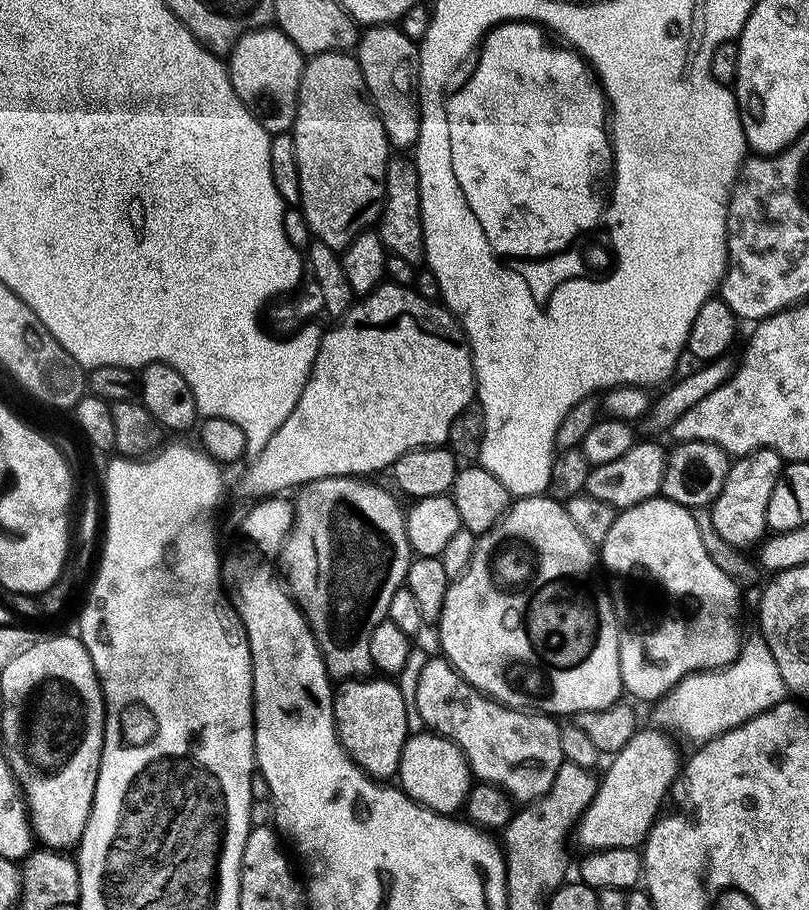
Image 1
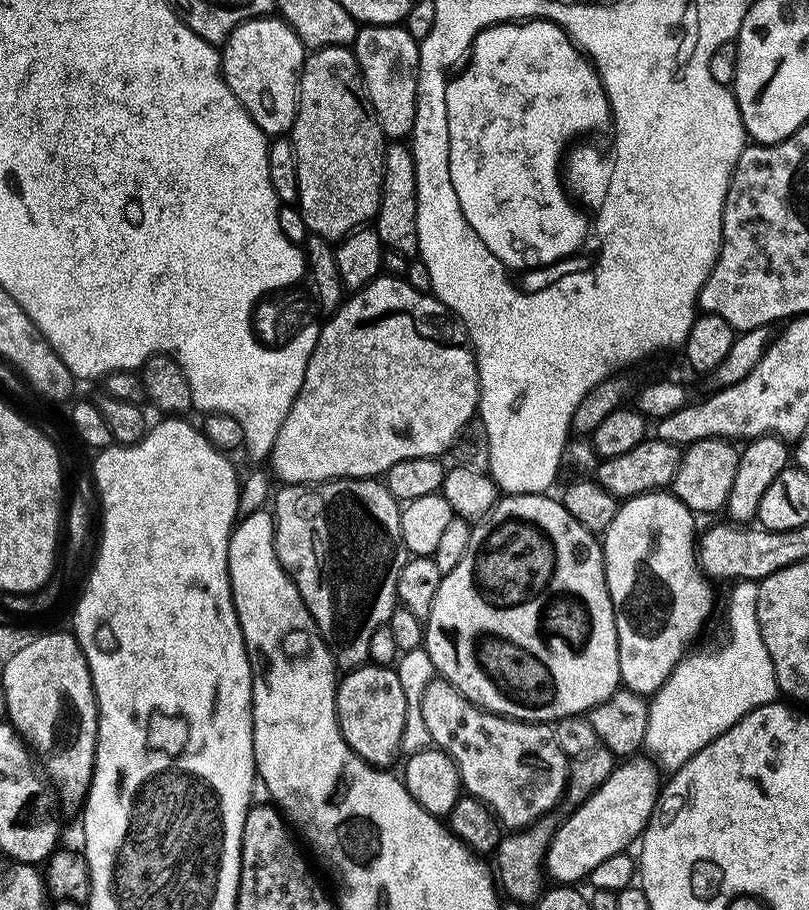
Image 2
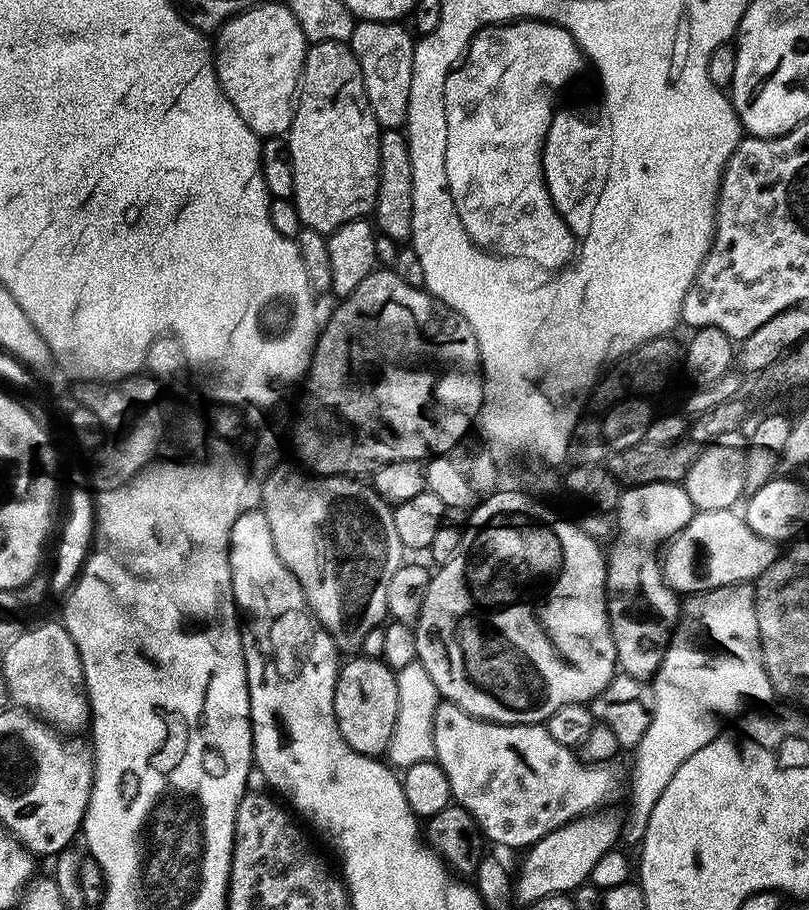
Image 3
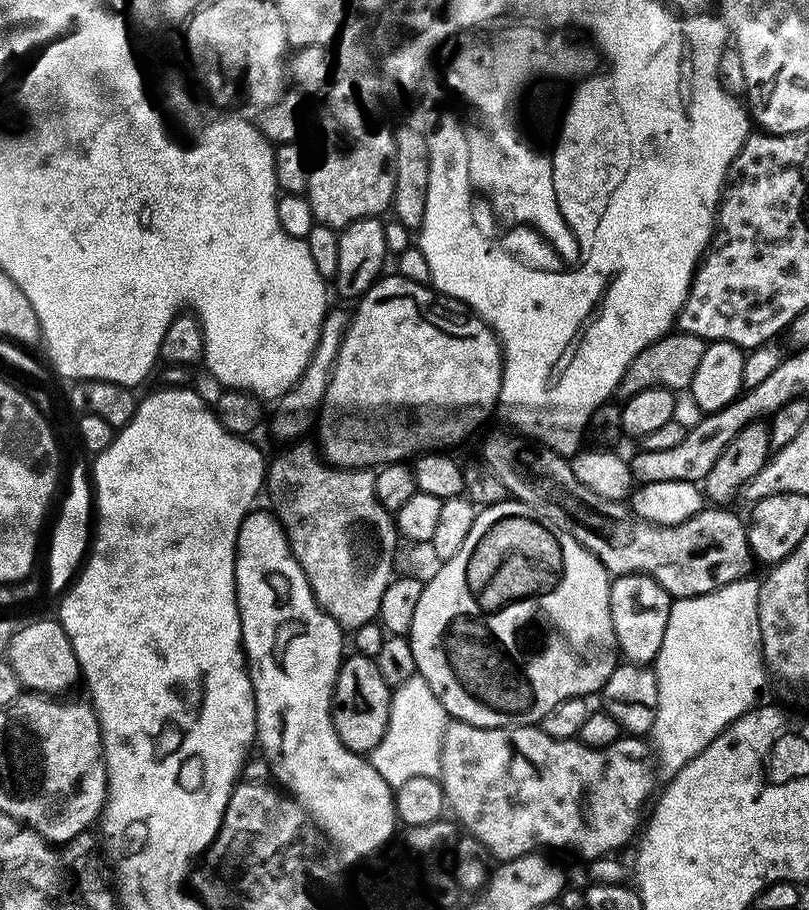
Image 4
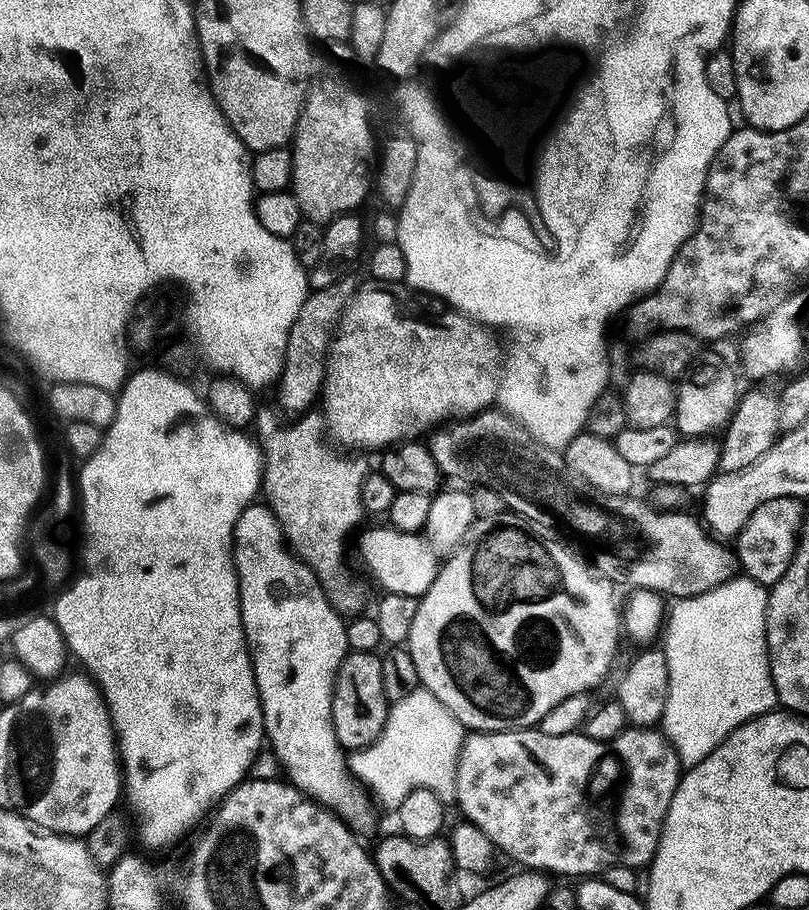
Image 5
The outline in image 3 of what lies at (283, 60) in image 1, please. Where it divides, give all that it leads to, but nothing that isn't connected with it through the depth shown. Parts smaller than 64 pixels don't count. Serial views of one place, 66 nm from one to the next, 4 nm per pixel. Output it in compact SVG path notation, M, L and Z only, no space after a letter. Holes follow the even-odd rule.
M262 2L253 8L247 8L236 16L221 24L215 33L214 63L216 65L216 80L224 97L232 103L234 110L250 126L250 130L261 138L284 136L292 125L294 101L300 87L300 71L304 65L304 54L310 47L310 41L304 36L302 26L298 26L298 18L288 8L287 3L268 4Z

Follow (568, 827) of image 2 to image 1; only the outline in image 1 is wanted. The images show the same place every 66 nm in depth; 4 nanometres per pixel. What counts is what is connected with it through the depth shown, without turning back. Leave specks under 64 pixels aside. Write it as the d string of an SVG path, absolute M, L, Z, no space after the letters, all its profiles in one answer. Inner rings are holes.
M641 727L634 738L630 738L630 742L611 757L608 773L602 776L590 806L574 829L575 843L577 840L582 847L588 848L584 850L639 849L661 815L660 803L681 775L682 756L680 760L672 745L673 737L667 731L651 727Z

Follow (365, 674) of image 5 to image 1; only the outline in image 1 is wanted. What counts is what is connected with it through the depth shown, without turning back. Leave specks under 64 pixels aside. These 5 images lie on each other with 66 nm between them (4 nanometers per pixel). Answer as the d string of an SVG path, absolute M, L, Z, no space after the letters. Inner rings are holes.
M353 678L343 681L335 689L332 698L332 713L336 723L336 733L340 739L340 745L348 751L348 756L374 780L388 782L399 773L400 759L404 743L410 735L410 721L408 718L409 701L405 700L399 683L392 678Z

